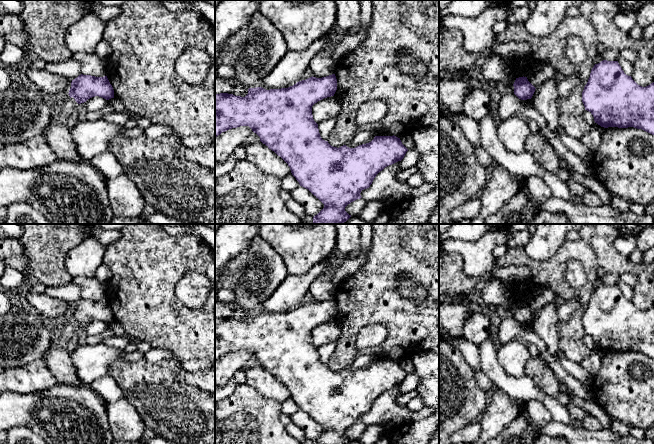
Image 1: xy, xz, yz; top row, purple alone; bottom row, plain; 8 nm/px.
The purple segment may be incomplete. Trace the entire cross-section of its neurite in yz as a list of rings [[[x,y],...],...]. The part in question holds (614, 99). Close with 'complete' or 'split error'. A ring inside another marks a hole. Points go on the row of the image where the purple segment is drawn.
[[[603,60],[594,65],[582,92],[582,102],[585,110],[593,115],[595,123],[601,127],[634,127],[654,135],[654,82],[646,87],[638,85],[631,76],[624,73],[618,61]]]; complete

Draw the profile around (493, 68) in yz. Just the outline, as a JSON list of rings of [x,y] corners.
[[[488,55],[479,63],[479,73],[489,82],[502,81],[514,84],[516,76],[510,68],[510,60],[500,55]]]

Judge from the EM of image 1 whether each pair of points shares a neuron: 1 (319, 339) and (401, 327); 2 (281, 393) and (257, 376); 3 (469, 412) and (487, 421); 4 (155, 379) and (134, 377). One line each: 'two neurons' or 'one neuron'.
1: two neurons
2: one neuron
3: two neurons
4: one neuron

